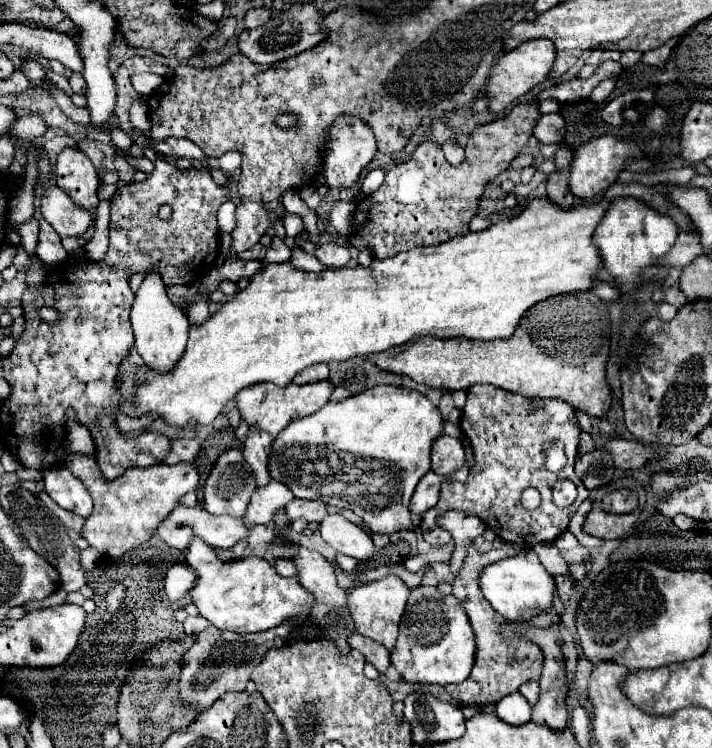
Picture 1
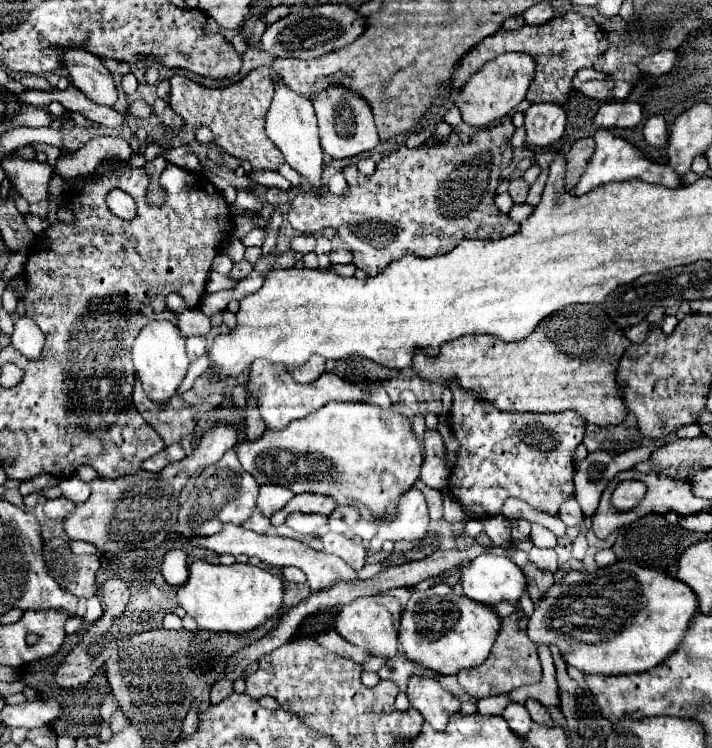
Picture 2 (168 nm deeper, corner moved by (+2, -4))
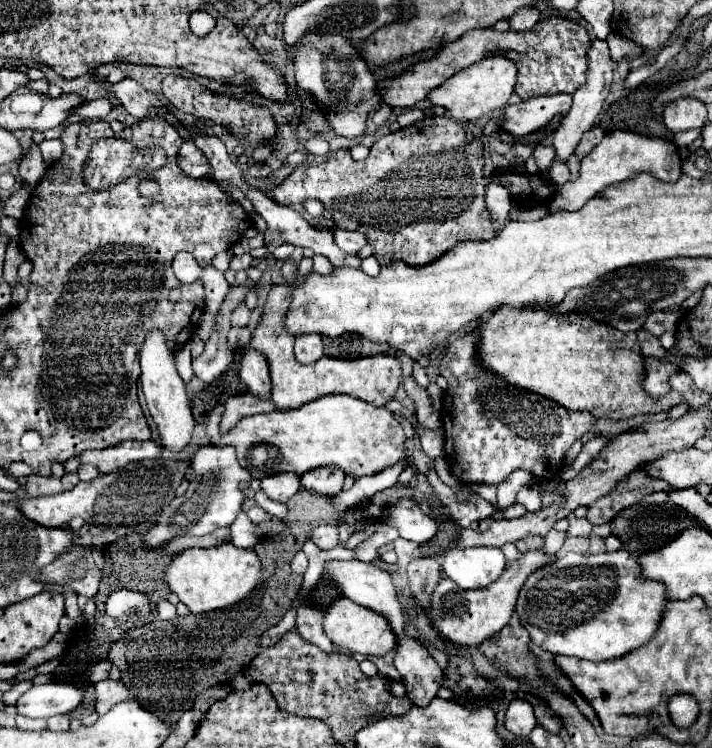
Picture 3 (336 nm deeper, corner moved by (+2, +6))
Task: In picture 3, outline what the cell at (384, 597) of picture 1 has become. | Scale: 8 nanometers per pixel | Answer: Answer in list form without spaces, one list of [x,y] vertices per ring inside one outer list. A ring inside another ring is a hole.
[[[342,597],[342,599],[332,603],[332,607],[324,615],[322,629],[336,647],[346,649],[350,653],[384,655],[384,653],[388,653],[388,651],[392,651],[396,647],[396,637],[394,637],[394,633],[392,633],[392,629],[388,625],[388,621],[382,615],[352,603],[348,597]]]

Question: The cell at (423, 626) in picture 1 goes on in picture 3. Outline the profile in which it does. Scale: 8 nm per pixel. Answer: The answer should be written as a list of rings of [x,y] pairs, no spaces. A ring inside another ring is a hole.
[[[542,549],[526,551],[518,561],[508,563],[504,573],[498,577],[498,581],[494,581],[494,585],[488,585],[486,589],[464,591],[458,589],[458,585],[454,585],[452,581],[442,579],[432,595],[430,613],[434,617],[434,629],[458,645],[480,645],[484,639],[498,633],[510,621],[522,585],[534,571],[544,567],[548,561],[550,555]]]

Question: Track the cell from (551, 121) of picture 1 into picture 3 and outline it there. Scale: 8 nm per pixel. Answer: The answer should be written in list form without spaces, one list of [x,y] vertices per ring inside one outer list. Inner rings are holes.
[[[560,93],[550,97],[532,97],[518,105],[508,105],[500,119],[500,127],[510,135],[528,135],[542,129],[554,115],[568,115],[572,95]]]

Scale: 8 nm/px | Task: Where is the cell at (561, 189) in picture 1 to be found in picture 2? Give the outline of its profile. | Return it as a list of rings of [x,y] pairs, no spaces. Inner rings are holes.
[[[578,139],[572,145],[572,149],[568,151],[568,155],[566,155],[566,177],[564,177],[564,183],[566,183],[564,189],[568,193],[576,187],[576,183],[578,183],[578,179],[586,167],[586,163],[590,161],[592,153],[594,153],[594,141],[592,139]]]

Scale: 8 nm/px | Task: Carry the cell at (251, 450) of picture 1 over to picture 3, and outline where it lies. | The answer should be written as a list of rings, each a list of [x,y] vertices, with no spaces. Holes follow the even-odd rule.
[[[248,347],[240,361],[240,379],[258,397],[270,397],[270,367],[262,353]]]

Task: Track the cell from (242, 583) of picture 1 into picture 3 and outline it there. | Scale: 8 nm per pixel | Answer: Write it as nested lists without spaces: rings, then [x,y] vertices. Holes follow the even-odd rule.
[[[230,541],[206,549],[192,547],[172,559],[164,579],[192,613],[216,611],[242,601],[242,597],[254,591],[254,585],[260,581],[260,561],[252,549],[240,549]]]

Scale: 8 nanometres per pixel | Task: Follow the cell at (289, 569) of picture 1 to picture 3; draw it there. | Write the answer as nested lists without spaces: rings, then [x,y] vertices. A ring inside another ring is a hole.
[[[298,551],[298,553],[294,555],[294,559],[292,559],[292,571],[298,573],[298,575],[304,575],[306,569],[308,569],[308,559],[306,559],[304,551]]]

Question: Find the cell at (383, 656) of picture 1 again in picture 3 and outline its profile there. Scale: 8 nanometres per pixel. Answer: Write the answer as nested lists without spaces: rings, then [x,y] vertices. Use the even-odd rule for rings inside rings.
[[[302,603],[296,611],[296,631],[306,643],[312,643],[326,653],[334,651],[334,643],[322,633],[322,613],[306,603]]]

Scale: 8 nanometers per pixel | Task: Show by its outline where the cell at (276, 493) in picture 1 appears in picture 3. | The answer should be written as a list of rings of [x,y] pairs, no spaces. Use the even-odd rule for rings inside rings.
[[[276,473],[276,475],[270,475],[270,477],[264,477],[262,479],[262,491],[278,501],[278,503],[286,503],[294,493],[298,493],[302,489],[300,485],[300,475],[296,473]]]

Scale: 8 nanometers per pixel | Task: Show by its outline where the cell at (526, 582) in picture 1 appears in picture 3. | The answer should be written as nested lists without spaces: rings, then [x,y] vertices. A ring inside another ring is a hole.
[[[498,547],[450,549],[444,553],[444,575],[460,589],[480,589],[494,583],[504,567],[506,557]]]

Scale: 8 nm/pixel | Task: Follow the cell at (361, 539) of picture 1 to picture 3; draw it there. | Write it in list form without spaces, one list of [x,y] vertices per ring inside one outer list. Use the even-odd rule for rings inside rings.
[[[322,525],[310,531],[310,541],[314,541],[320,549],[332,549],[338,545],[338,527],[336,525]]]

